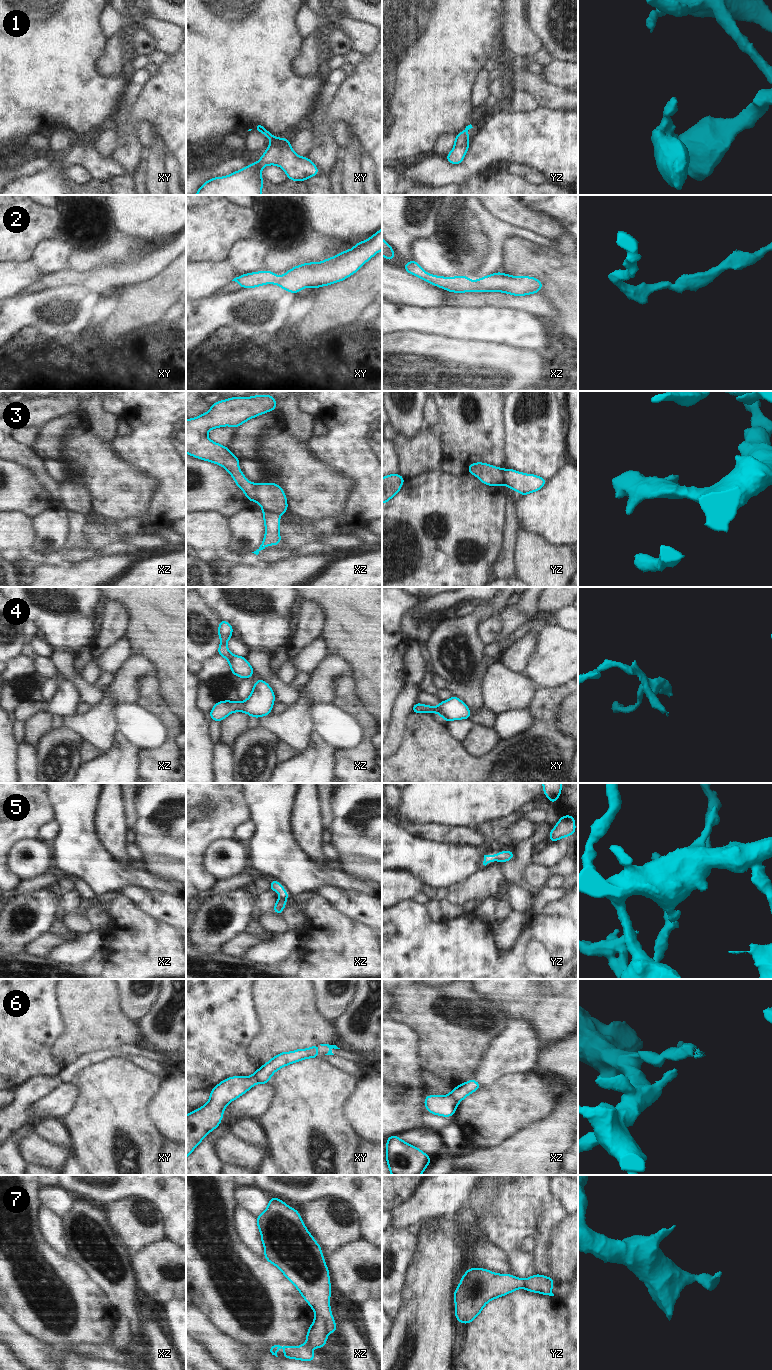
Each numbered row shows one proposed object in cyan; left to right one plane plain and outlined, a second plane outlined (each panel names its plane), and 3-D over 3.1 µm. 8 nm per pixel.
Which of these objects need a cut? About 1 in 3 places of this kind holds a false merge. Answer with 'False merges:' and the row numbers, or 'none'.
False merges: 3, 6, 7

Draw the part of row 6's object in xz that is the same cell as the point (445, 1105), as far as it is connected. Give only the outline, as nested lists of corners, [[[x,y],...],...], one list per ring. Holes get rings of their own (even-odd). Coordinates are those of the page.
[[[428,1095],[424,1099],[424,1104],[429,1113],[444,1117],[452,1117],[458,1105],[450,1095]]]

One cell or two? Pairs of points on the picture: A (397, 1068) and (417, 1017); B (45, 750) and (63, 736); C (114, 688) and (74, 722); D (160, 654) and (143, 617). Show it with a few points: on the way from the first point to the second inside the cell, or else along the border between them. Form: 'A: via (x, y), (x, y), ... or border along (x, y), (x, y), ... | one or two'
A: border along (392, 1019), (406, 1023), (416, 1033), (418, 1052) | two
B: via (49, 748), (59, 740) | one
C: via (109, 700), (86, 722) | one
D: via (160, 645), (160, 634), (152, 626) | one

